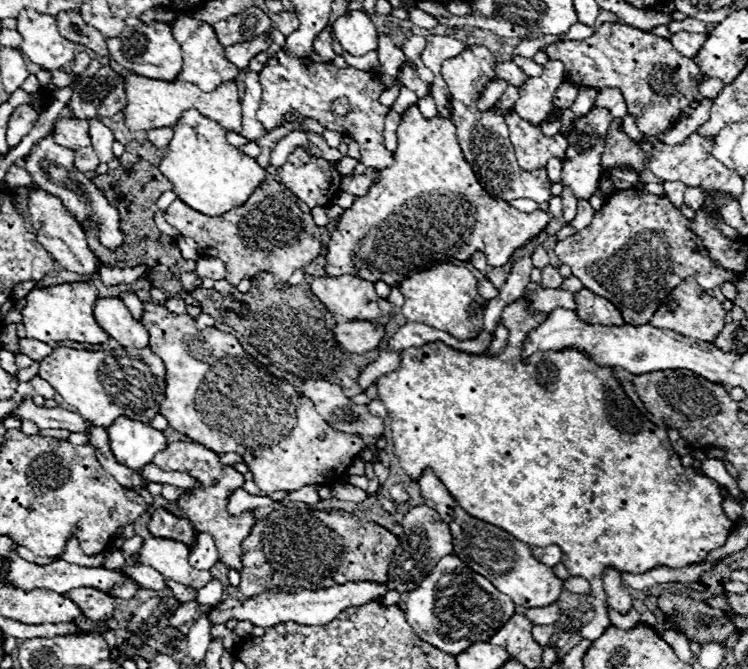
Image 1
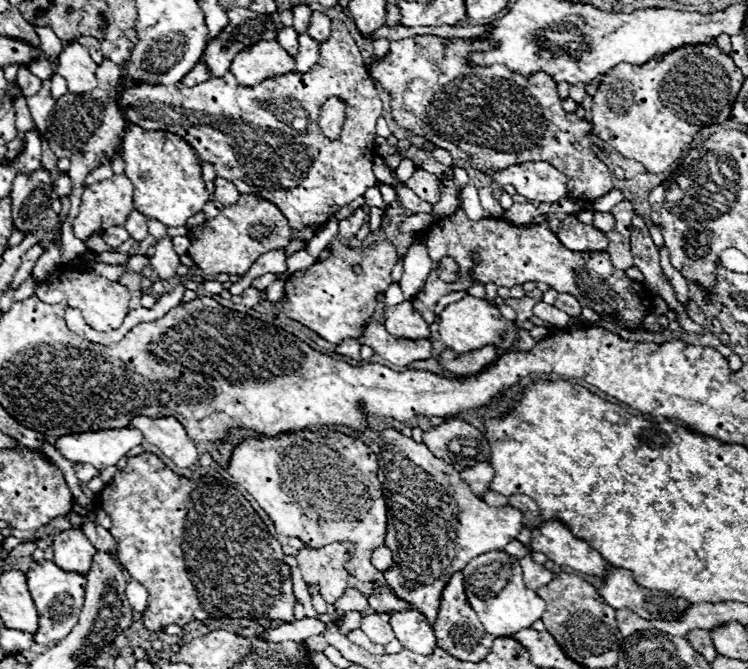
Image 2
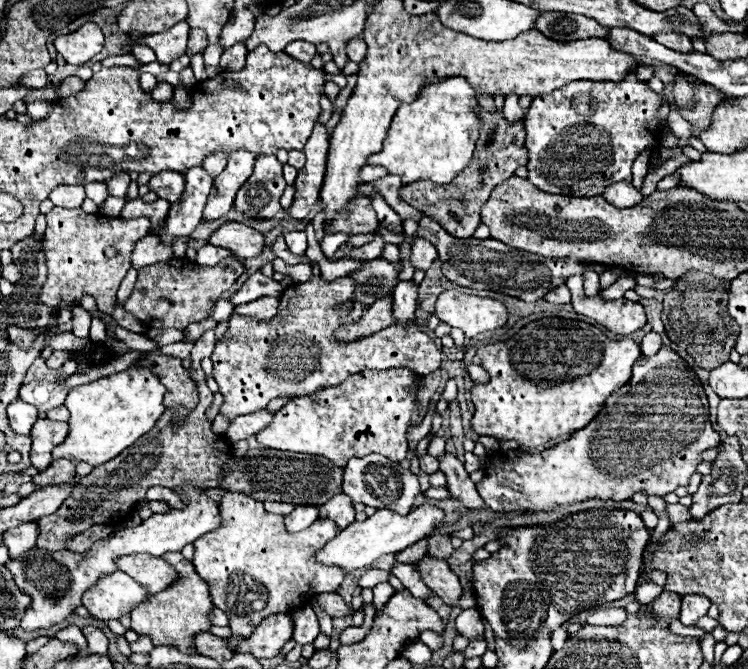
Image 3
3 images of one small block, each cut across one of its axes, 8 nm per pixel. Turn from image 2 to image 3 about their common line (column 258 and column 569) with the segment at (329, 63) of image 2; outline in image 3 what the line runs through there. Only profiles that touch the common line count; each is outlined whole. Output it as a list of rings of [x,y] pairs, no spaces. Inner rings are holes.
[[[636,70],[628,72],[628,78],[624,78],[624,82],[570,82],[568,86],[562,86],[560,90],[552,92],[550,96],[546,94],[544,98],[534,98],[526,116],[524,116],[524,130],[526,130],[526,150],[528,150],[528,180],[548,192],[548,194],[562,194],[562,196],[574,196],[574,198],[592,198],[592,196],[602,196],[608,186],[616,184],[616,182],[630,182],[630,168],[632,168],[632,162],[646,150],[652,150],[656,152],[660,148],[660,136],[662,136],[662,128],[660,128],[660,122],[658,122],[658,110],[662,108],[662,96],[656,94],[654,90],[648,88],[648,82],[642,82],[638,80],[636,76]]]

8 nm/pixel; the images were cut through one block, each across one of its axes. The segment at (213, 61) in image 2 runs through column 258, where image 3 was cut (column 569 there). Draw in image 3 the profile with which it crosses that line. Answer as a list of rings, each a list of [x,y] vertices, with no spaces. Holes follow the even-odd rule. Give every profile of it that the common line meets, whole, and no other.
[[[542,12],[536,18],[534,28],[544,36],[560,42],[604,38],[604,34],[608,34],[608,28],[600,26],[596,20],[568,12]]]

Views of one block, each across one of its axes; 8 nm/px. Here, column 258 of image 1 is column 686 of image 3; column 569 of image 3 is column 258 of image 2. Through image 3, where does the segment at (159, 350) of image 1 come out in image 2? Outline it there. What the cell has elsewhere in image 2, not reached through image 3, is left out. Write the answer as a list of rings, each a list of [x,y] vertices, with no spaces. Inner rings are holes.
[[[304,430],[282,434],[274,438],[250,438],[236,446],[232,452],[228,472],[232,482],[248,490],[262,510],[270,516],[274,528],[282,536],[296,536],[312,548],[320,548],[332,542],[352,542],[354,556],[346,564],[346,570],[360,582],[374,582],[376,568],[370,562],[370,554],[384,544],[386,534],[386,502],[382,484],[378,480],[378,454],[374,454],[362,440],[344,436],[332,430]]]

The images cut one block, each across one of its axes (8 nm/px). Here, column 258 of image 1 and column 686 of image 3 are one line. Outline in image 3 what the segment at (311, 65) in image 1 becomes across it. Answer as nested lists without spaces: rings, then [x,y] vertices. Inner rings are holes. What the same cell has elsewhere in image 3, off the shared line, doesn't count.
[[[688,74],[688,82],[694,84],[694,104],[692,104],[692,110],[680,110],[680,112],[690,122],[692,136],[700,138],[700,134],[710,128],[714,108],[720,106],[720,102],[728,100],[728,94],[716,90],[714,86],[700,82],[692,74]]]

